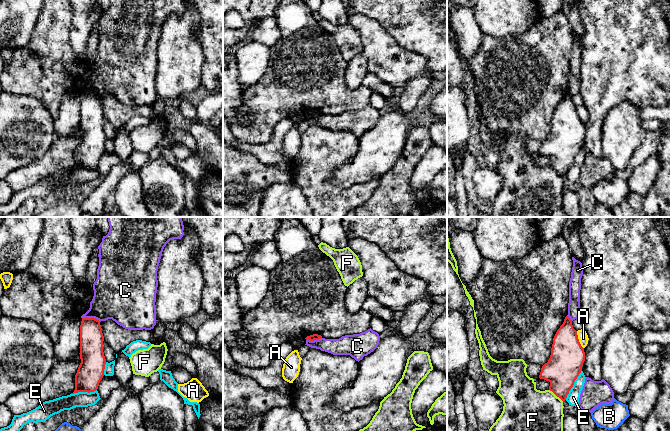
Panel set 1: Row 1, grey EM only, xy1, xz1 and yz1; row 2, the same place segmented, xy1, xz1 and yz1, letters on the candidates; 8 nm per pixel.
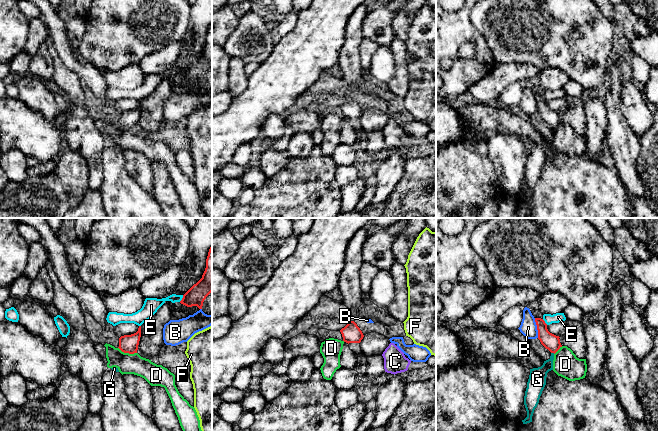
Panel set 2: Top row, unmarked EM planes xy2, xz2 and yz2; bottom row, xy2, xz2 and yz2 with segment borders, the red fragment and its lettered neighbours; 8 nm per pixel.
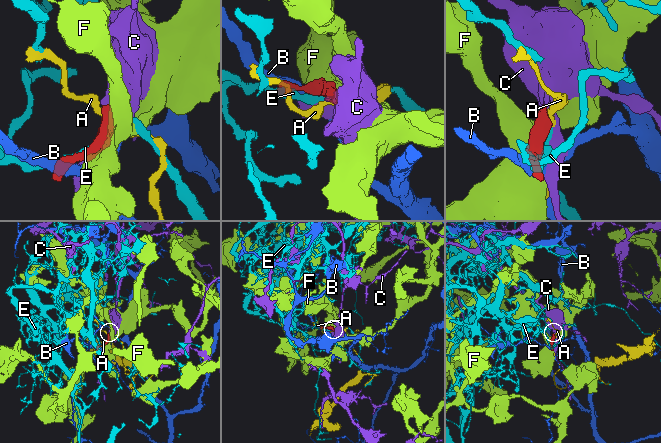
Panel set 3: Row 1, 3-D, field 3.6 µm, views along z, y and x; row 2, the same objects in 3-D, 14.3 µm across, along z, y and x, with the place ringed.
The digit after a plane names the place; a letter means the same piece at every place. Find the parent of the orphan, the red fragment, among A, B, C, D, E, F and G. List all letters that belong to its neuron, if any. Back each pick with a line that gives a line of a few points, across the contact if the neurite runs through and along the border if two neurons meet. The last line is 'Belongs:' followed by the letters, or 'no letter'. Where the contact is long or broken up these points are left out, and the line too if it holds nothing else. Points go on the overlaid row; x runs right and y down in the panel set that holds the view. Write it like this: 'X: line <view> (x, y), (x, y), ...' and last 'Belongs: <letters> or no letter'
G: line yz2 (550, 341), (553, 344), (553, 352), (548, 365), (537, 378)
Belongs: G

